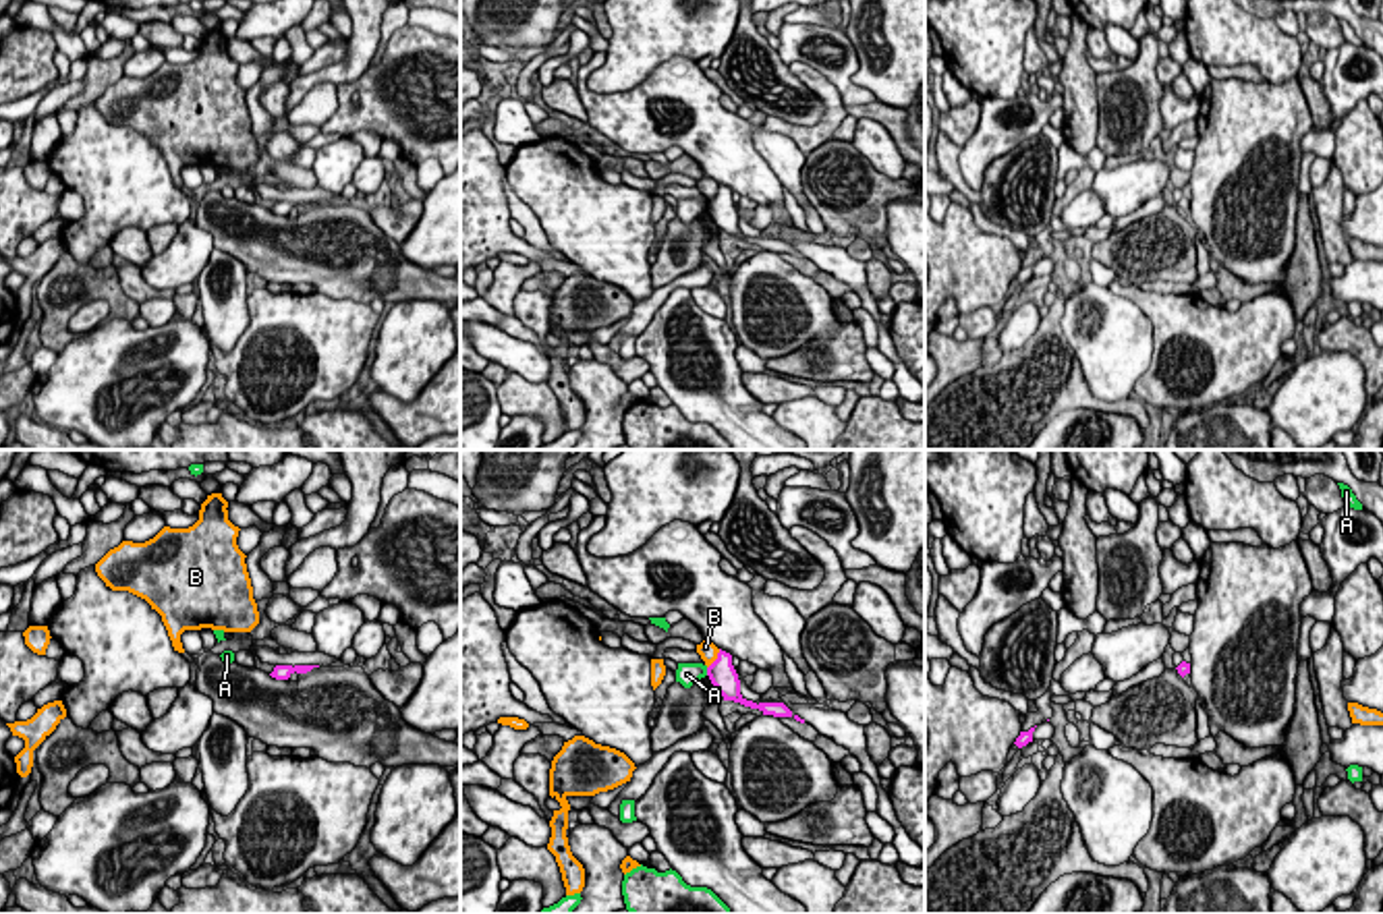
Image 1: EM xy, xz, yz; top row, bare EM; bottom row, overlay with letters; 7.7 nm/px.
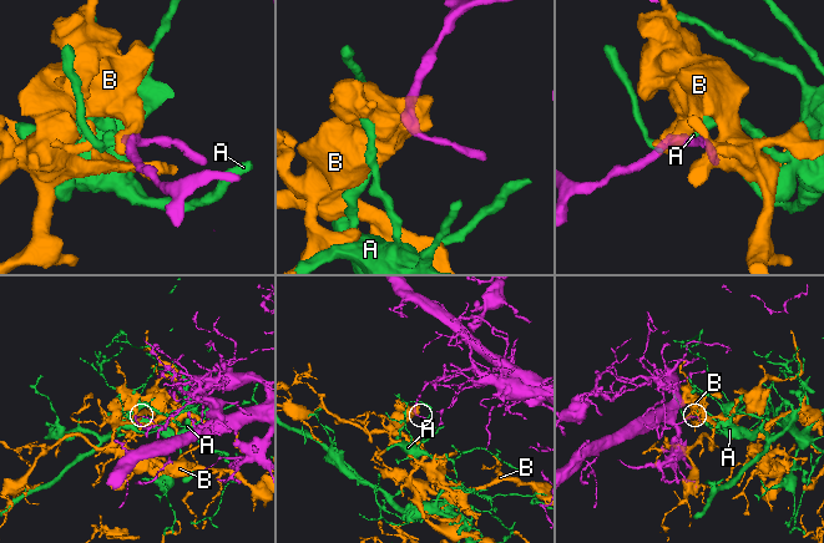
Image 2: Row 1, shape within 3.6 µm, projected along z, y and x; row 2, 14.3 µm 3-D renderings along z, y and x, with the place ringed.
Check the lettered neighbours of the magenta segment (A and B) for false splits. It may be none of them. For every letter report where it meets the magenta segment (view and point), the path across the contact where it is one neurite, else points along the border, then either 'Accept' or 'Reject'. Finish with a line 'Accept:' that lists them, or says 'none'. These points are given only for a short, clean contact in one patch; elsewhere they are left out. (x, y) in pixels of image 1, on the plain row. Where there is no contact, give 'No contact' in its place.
A: Touches magenta at xz (708, 208). Boundary: xz (706, 204), (708, 210). Reject
B: Touches magenta at xz (716, 195). Boundary: xz (720, 185), (708, 204). Reject
Accept: none

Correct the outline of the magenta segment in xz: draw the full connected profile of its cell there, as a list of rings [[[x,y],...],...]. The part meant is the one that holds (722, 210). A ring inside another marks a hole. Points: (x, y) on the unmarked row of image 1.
[[[722,187],[717,195],[707,203],[707,211],[724,236],[734,236],[751,245],[759,245],[763,251],[792,253],[792,247],[784,238],[753,238],[740,230],[740,216],[732,201],[732,191]]]

